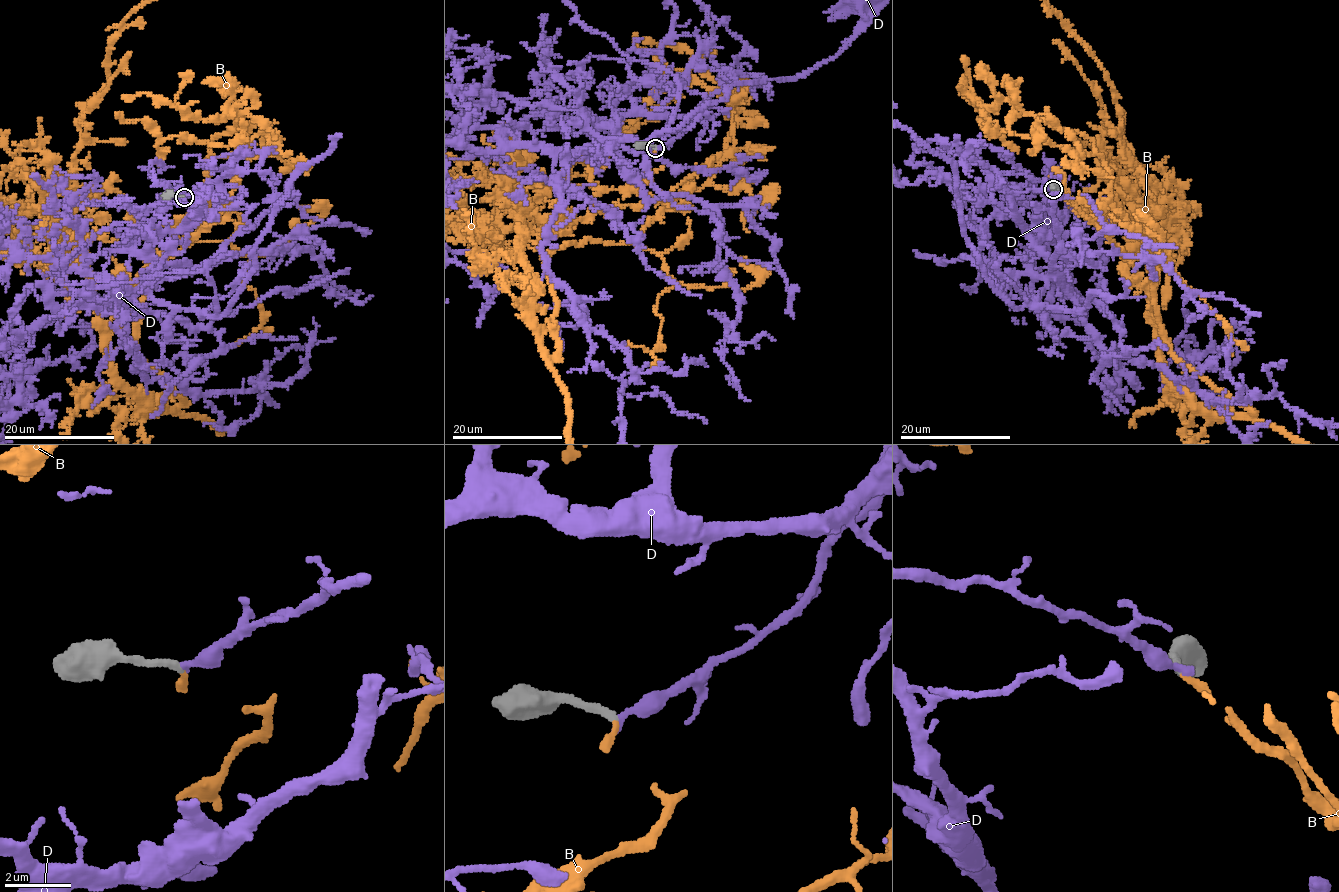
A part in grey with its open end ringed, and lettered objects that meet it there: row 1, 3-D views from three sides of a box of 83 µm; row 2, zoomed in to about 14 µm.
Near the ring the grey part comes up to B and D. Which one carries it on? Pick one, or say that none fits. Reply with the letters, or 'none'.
B

